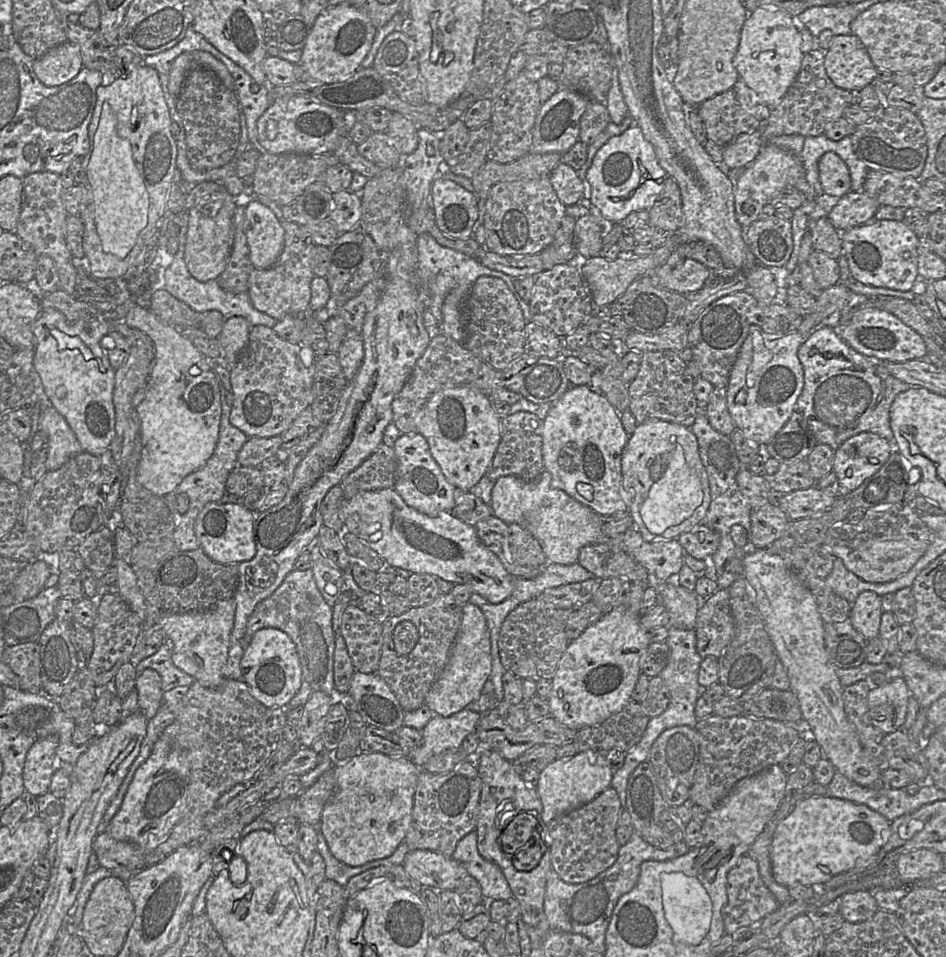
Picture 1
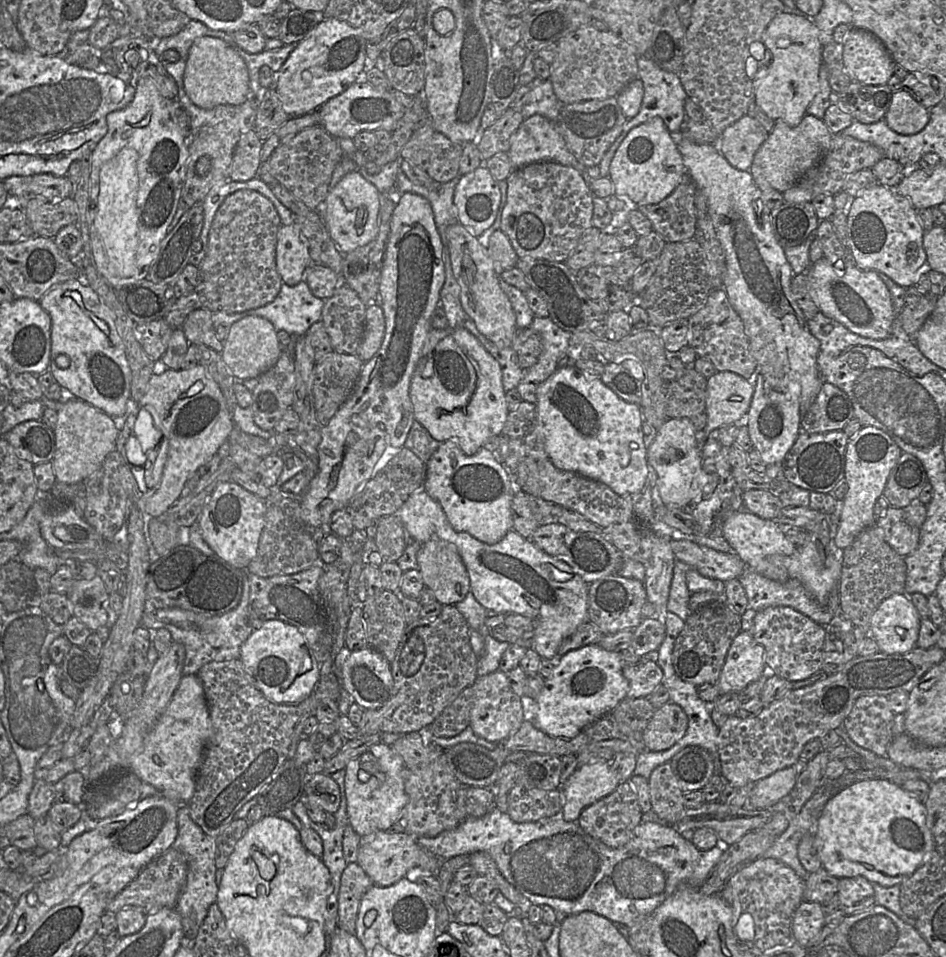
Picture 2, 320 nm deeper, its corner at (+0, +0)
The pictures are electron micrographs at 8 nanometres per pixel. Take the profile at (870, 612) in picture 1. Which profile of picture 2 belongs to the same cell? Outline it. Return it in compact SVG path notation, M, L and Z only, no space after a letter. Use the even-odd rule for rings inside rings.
M892 594L872 614L869 634L880 652L903 654L917 647L921 617L909 596Z

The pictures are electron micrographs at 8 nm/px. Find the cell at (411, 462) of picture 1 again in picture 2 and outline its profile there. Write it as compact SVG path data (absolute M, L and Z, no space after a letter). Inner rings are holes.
M453 440L441 443L426 464L423 489L441 505L451 527L457 532L467 532L492 545L513 529L511 505L516 487L488 445L468 456Z

